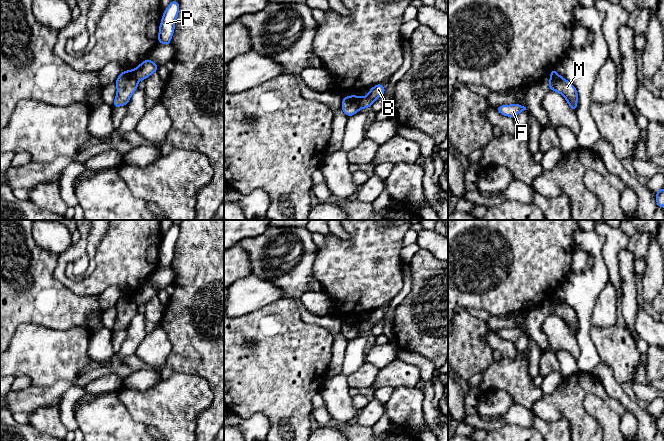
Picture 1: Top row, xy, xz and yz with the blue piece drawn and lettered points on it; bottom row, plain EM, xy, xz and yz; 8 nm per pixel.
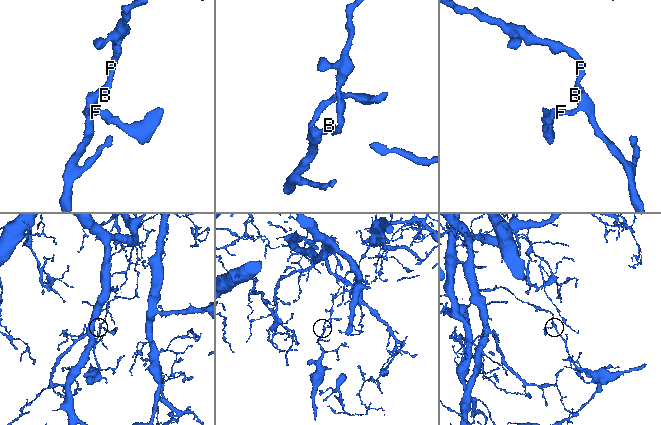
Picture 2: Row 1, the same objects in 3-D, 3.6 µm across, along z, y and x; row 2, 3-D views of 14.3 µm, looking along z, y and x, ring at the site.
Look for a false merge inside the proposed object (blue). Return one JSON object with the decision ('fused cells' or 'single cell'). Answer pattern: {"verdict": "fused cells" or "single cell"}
{"verdict": "fused cells"}

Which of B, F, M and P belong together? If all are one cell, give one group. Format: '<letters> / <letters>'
B P / F M

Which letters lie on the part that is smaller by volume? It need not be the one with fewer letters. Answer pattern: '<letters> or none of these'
F, M

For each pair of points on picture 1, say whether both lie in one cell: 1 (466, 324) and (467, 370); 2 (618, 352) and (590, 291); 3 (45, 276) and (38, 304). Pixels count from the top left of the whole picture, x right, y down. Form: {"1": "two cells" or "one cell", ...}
{"1": "one cell", "2": "two cells", "3": "one cell"}

